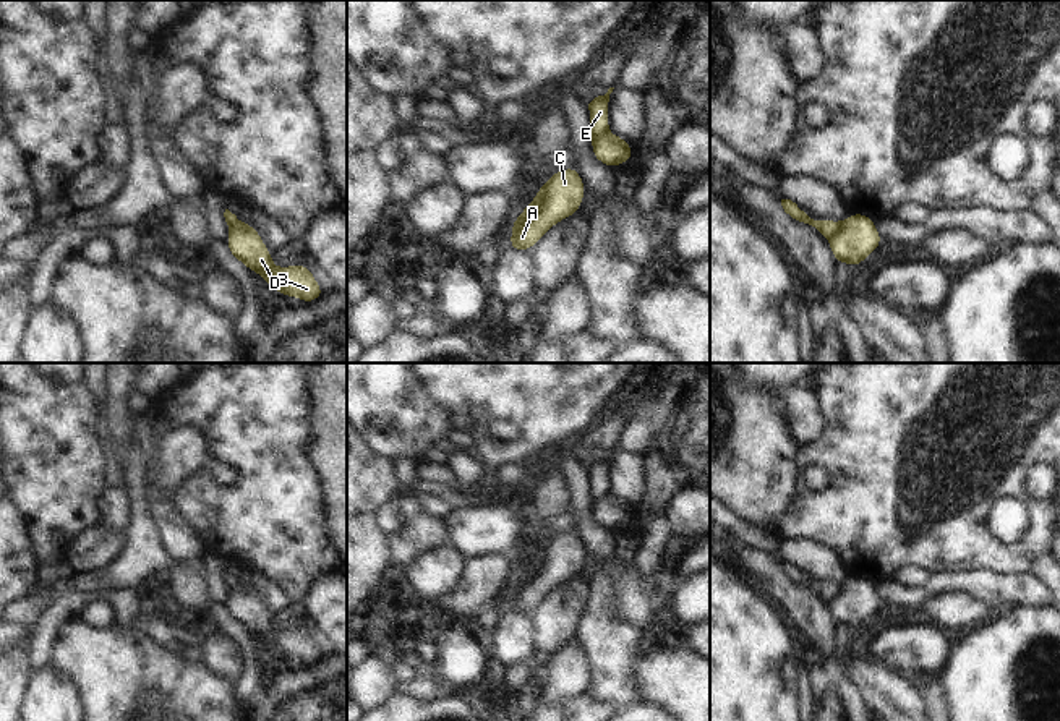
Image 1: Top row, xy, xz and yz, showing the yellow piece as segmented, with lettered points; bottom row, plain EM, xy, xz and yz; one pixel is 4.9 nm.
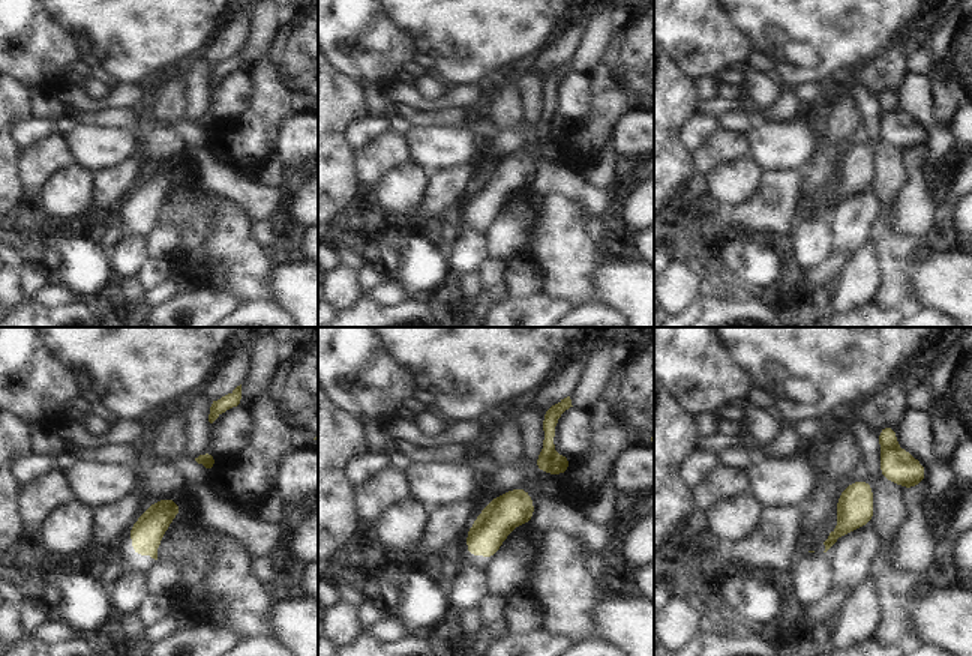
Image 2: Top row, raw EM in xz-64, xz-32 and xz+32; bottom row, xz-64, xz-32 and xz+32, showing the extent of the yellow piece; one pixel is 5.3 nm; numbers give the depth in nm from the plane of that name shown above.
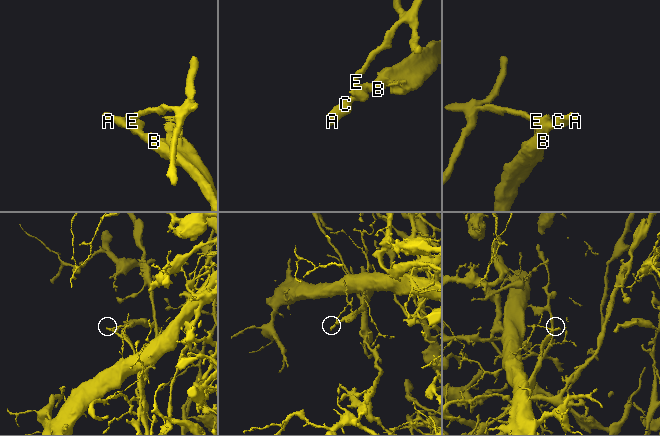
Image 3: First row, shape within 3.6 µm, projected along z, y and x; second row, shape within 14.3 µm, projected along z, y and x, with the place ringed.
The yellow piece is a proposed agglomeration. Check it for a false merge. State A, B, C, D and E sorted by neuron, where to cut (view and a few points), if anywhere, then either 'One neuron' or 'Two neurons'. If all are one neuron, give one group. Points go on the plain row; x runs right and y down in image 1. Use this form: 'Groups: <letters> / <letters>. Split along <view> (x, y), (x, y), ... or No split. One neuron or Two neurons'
Groups: A B C D / E. Split along xz (606, 494), (595, 503), (592, 512). Two neurons.

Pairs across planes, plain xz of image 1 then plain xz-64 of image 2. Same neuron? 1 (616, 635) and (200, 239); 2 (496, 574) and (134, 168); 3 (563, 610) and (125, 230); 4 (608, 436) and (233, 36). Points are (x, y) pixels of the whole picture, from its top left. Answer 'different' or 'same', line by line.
1: different
2: same
3: different
4: same

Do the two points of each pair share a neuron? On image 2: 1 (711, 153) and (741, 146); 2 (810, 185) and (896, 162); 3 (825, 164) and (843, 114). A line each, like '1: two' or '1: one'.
1: one
2: two
3: one

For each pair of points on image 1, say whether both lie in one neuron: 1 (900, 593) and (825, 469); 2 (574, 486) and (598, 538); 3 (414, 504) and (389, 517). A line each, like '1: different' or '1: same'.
1: different
2: same
3: same

